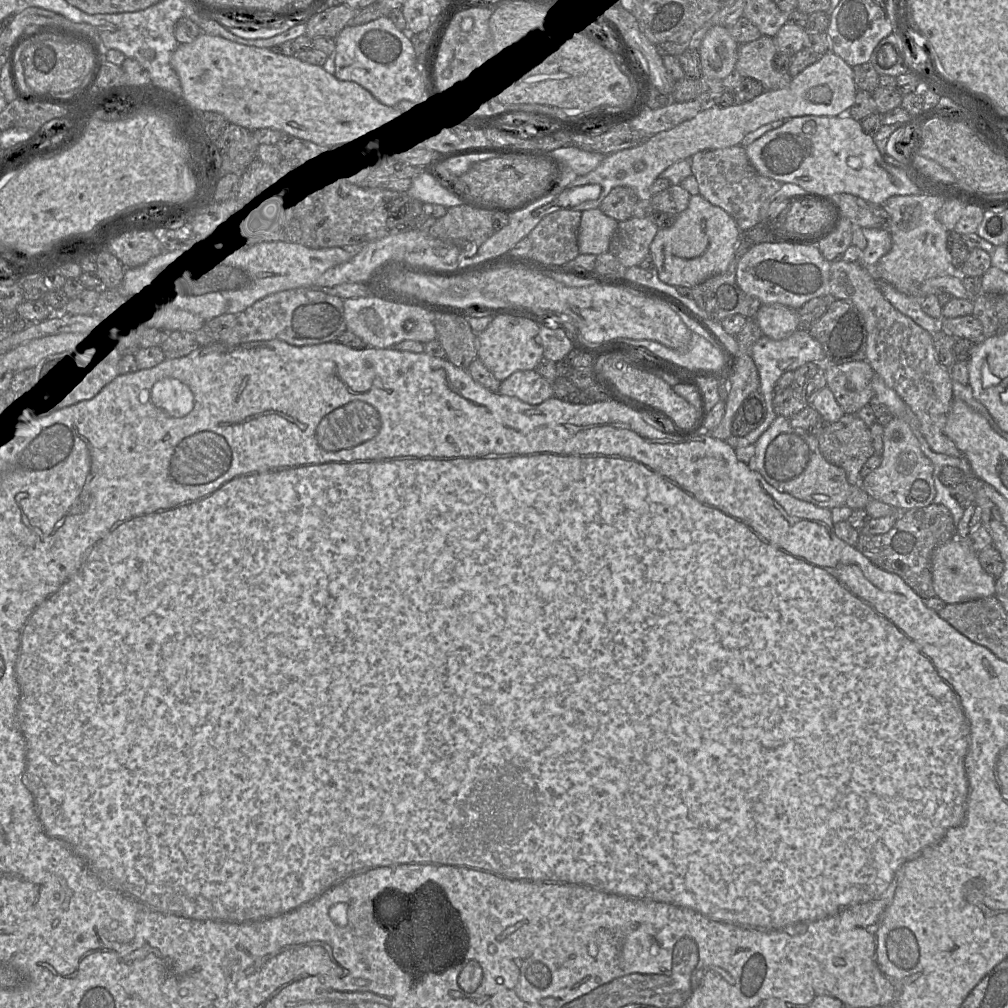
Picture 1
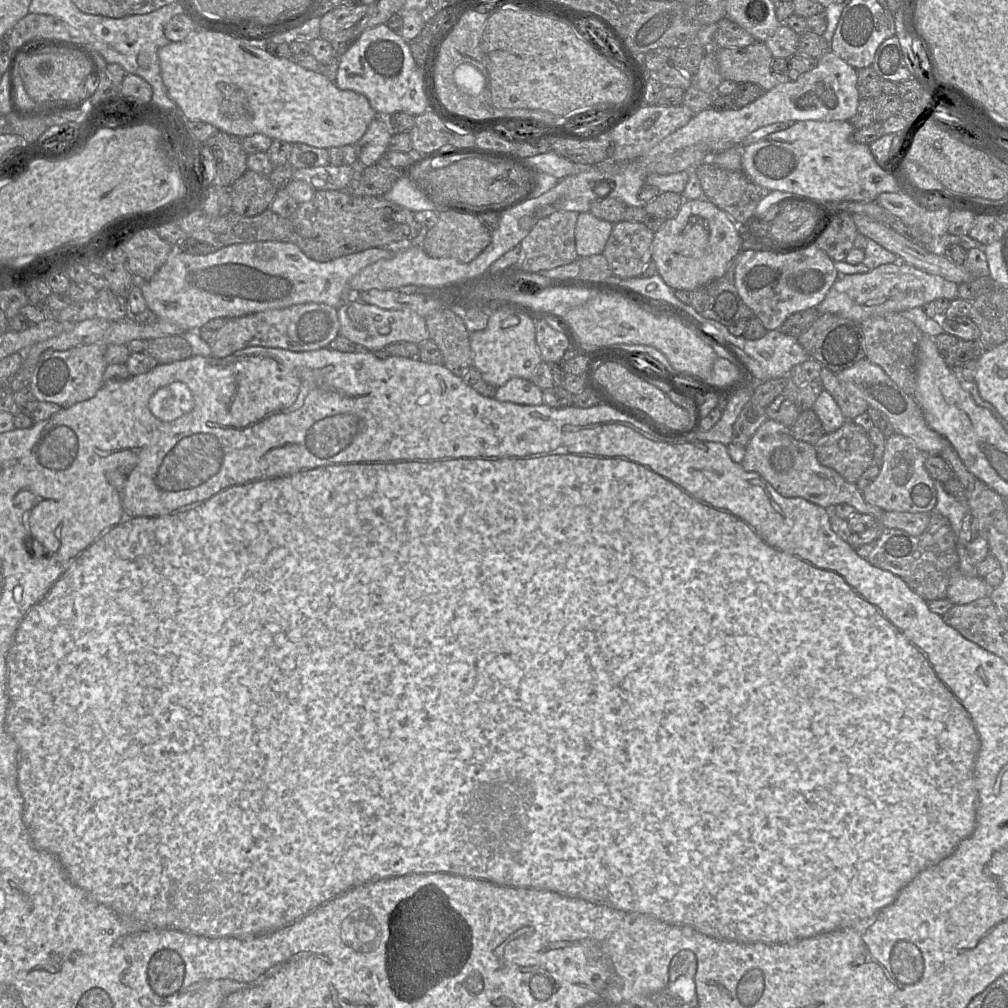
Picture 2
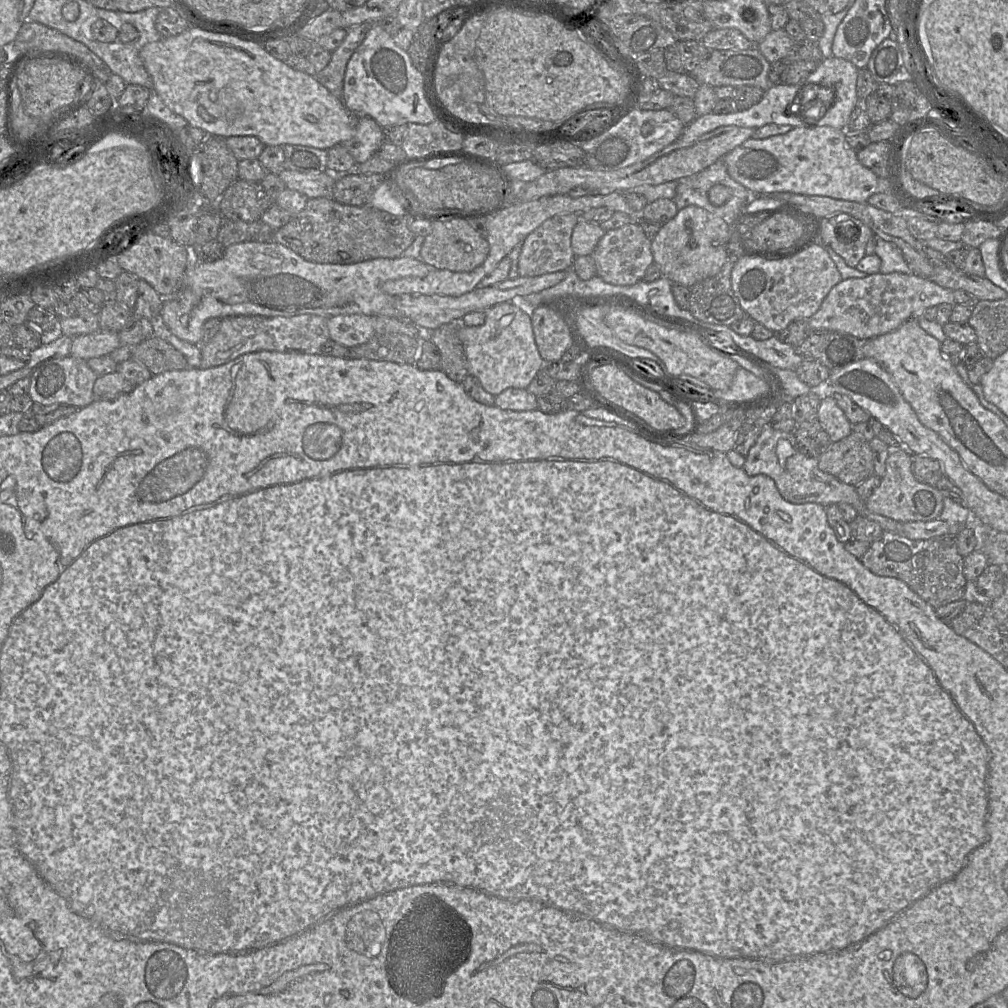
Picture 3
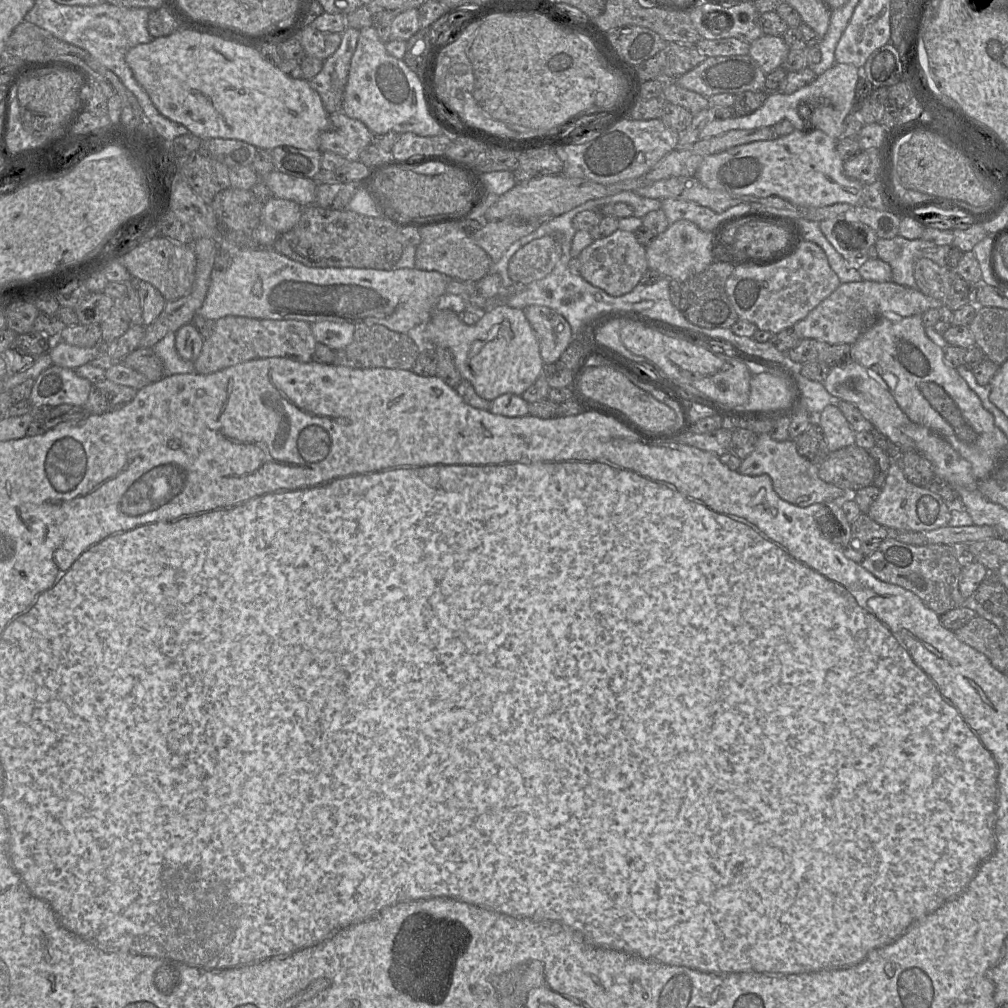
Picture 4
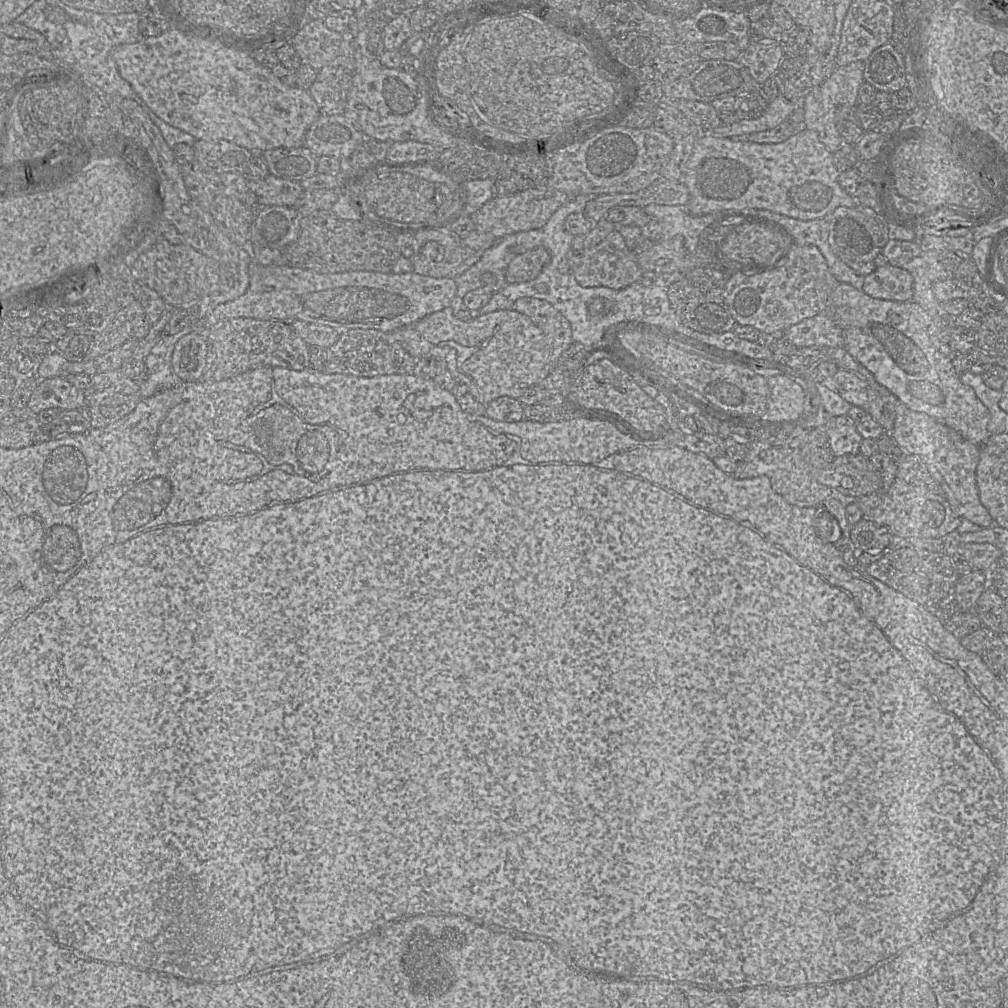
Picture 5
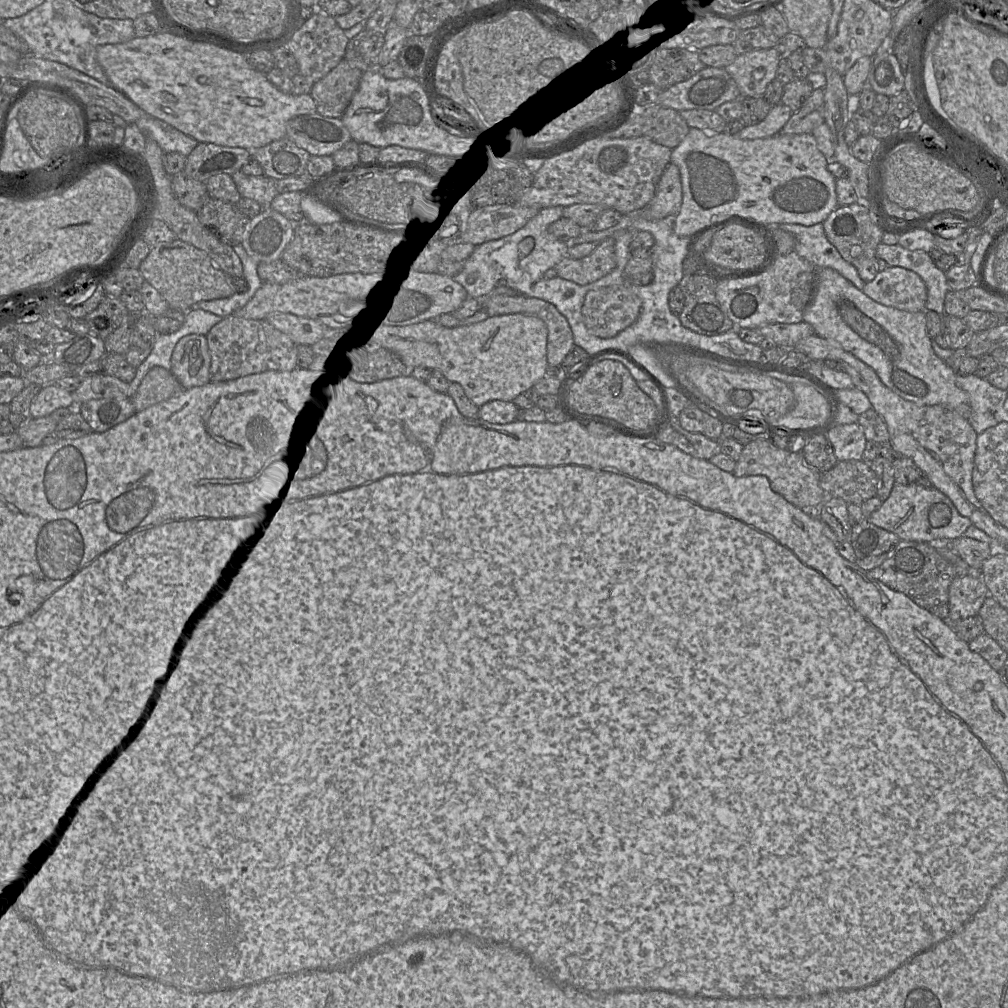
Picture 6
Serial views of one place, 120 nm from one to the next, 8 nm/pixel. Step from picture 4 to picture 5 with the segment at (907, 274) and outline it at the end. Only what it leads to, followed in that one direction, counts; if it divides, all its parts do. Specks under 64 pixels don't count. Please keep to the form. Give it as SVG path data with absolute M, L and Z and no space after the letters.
M889 239L881 254L889 264L903 268L912 275L912 301L925 310L940 308L933 293L933 283L954 276L953 271L947 270L939 261L939 251L924 250L914 241Z

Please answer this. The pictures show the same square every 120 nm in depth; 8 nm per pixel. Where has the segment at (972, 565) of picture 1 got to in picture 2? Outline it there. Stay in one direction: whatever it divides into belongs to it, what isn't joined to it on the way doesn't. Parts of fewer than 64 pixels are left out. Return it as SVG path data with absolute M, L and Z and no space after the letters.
M956 569L949 580L946 598L953 604L966 604L987 596L990 590L978 575L969 576Z

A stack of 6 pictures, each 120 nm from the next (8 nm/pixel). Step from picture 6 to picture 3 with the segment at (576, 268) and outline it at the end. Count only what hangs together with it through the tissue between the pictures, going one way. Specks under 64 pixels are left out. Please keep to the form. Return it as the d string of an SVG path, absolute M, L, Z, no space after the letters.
M637 222L605 232L591 256L596 265L597 276L607 283L619 286L633 285L643 280L647 268L654 263L651 239Z

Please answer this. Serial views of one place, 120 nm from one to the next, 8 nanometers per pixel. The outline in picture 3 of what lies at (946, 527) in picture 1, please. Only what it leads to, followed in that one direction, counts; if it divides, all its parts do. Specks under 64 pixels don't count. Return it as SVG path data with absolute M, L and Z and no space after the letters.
M884 531L872 542L860 559L871 572L905 582L933 608L964 599L967 582L964 576L964 557L957 549L957 535L941 535L930 539L911 540L902 534Z

